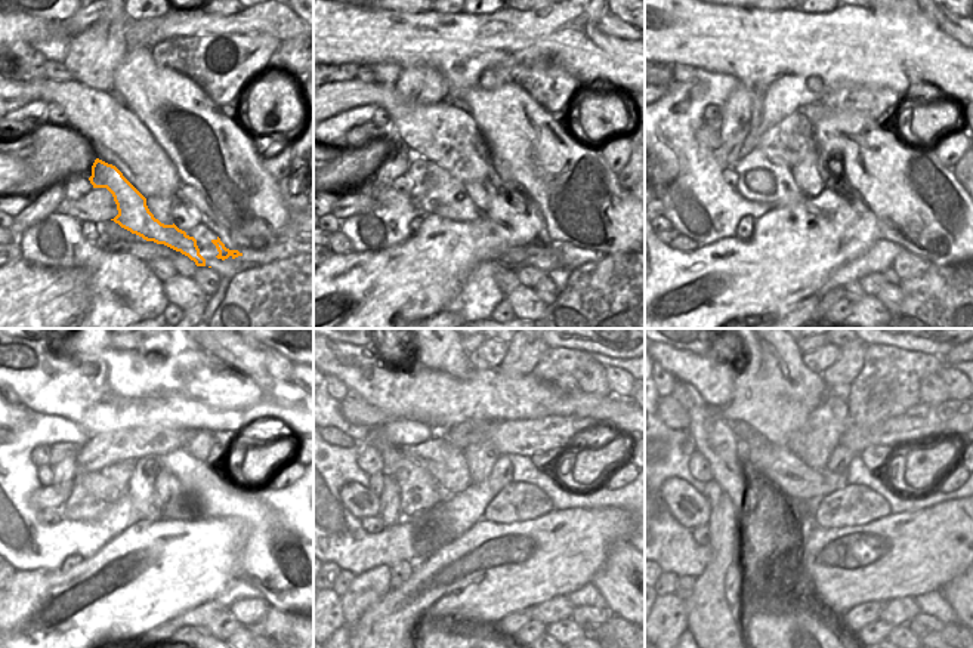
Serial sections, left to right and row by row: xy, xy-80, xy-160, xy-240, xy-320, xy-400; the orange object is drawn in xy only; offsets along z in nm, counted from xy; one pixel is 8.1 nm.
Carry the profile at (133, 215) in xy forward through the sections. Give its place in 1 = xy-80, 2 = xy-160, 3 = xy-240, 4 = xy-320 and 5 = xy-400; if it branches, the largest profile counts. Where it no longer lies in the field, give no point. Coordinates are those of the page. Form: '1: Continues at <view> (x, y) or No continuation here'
1: Continues at xy-80 (438, 191)
2: Continues at xy-160 (759, 179)
3: Continues at xy-240 (92, 493)
4: Continues at xy-320 (419, 491)
5: Continues at xy-400 (713, 437).

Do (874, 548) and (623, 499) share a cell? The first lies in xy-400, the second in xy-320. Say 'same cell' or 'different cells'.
different cells

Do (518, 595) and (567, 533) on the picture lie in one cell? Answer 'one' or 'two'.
one

